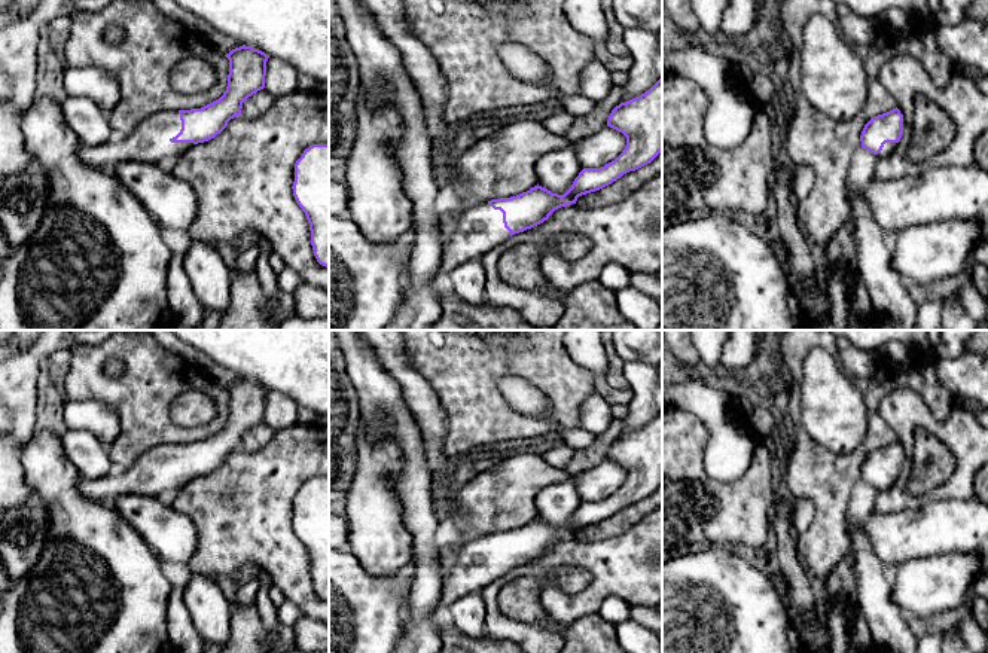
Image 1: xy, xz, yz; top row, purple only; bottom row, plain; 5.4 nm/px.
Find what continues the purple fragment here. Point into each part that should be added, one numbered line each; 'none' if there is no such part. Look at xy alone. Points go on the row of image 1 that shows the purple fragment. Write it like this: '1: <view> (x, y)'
1: xy (149, 142)

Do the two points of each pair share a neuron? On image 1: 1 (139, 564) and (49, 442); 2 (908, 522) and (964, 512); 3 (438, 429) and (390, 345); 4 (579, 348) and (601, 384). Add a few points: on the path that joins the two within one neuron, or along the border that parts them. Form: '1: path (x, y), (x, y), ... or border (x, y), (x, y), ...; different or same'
1: path (107, 537), (57, 487), (49, 473); same
2: path (921, 522), (951, 522); same
3: path (426, 408), (399, 366); same
4: path (588, 357), (600, 369), (601, 375); same

